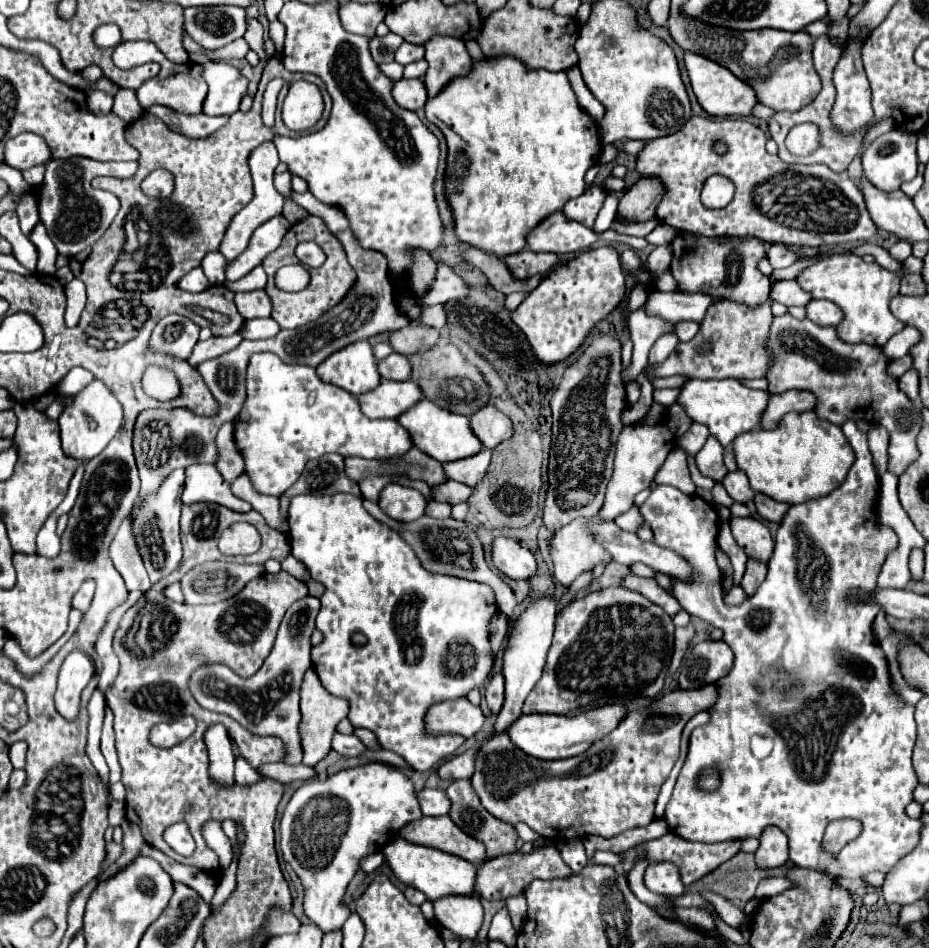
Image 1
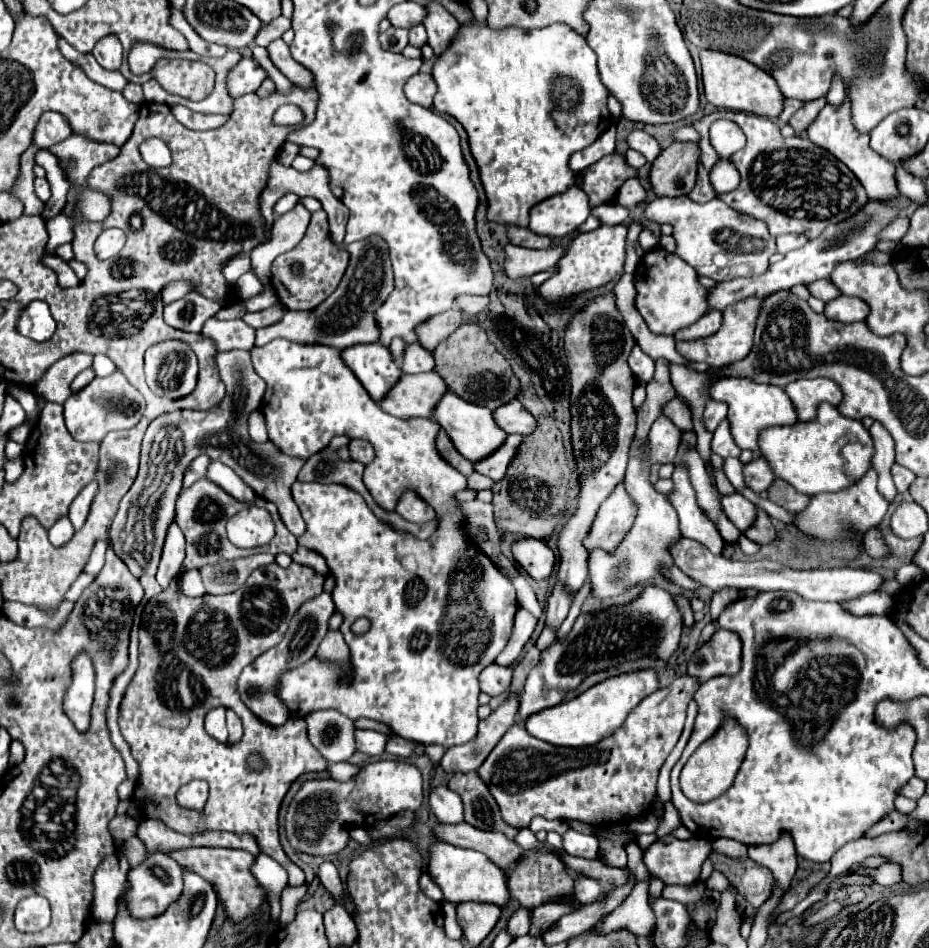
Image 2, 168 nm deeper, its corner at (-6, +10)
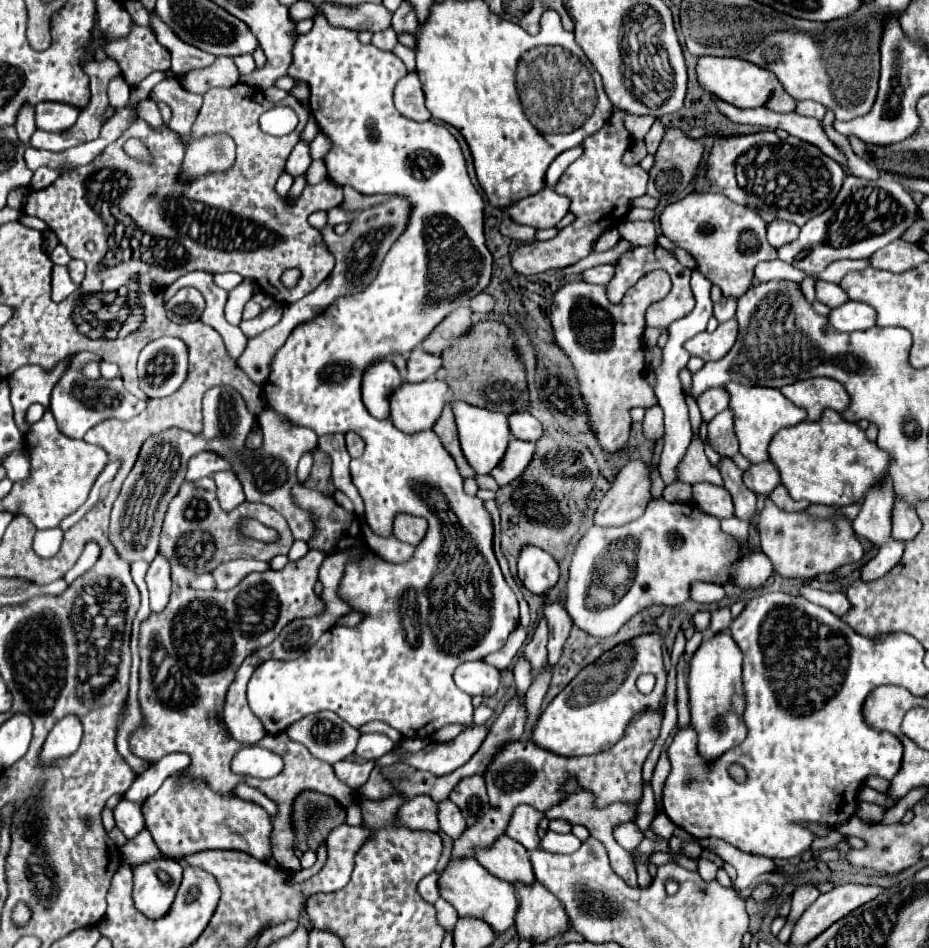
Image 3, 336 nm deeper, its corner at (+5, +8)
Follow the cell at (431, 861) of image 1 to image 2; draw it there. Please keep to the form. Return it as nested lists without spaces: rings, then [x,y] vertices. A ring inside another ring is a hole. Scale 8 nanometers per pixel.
[[[437,842],[431,846],[431,860],[429,860],[429,872],[435,884],[445,894],[445,900],[453,904],[461,902],[487,902],[497,904],[499,908],[505,908],[511,900],[509,888],[507,888],[507,872],[495,866],[485,854],[475,850],[465,850],[451,846],[447,842]]]

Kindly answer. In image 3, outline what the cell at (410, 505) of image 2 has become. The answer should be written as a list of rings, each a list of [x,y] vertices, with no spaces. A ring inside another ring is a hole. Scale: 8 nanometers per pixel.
[[[398,514],[394,518],[394,530],[392,534],[402,540],[402,542],[410,542],[410,544],[418,544],[424,534],[426,534],[426,520],[418,518],[418,516],[410,516],[410,514]]]

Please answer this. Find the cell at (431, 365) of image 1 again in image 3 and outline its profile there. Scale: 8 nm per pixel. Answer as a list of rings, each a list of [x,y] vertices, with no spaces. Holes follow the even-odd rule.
[[[478,320],[472,324],[472,330],[456,338],[456,342],[442,352],[442,368],[436,372],[436,378],[448,384],[454,398],[472,406],[512,414],[524,410],[528,404],[524,368],[514,354],[508,328],[498,322]]]

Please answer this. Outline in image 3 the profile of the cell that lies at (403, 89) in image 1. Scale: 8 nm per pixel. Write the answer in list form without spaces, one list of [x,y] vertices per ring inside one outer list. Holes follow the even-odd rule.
[[[416,72],[406,74],[394,90],[394,104],[398,108],[398,112],[410,120],[430,120],[430,112],[424,106],[424,92],[422,92],[422,84]]]

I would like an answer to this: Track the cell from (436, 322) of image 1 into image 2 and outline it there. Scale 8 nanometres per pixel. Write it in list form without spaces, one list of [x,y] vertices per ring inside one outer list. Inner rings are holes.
[[[459,296],[459,300],[457,300],[457,308],[463,308],[463,312],[467,316],[473,316],[473,314],[485,310],[487,304],[489,304],[487,296]]]

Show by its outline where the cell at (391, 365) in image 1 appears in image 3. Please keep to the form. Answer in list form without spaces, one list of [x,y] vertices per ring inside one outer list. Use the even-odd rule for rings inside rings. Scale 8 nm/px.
[[[420,346],[414,348],[406,362],[406,382],[424,382],[434,376],[434,372],[442,366],[440,356],[424,352]]]

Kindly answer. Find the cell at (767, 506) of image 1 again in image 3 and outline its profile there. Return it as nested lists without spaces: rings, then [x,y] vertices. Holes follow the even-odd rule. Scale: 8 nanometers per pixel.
[[[782,484],[776,486],[776,490],[772,490],[772,494],[768,494],[768,498],[770,498],[780,510],[786,510],[786,512],[800,512],[800,510],[804,510],[804,508],[810,506],[810,502],[804,502],[804,500],[796,502],[796,500],[792,500]]]

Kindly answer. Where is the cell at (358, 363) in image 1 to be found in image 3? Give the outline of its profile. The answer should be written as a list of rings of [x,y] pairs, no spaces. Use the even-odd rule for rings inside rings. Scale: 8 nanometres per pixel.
[[[388,358],[372,362],[362,378],[362,402],[374,418],[388,418],[388,398],[402,384],[400,372]]]

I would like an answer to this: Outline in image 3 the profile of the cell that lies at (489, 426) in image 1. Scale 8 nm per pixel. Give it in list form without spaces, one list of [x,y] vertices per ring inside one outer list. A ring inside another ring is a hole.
[[[516,412],[508,416],[508,424],[510,430],[516,438],[520,440],[528,440],[528,442],[536,442],[542,436],[542,424],[530,416],[528,412]]]

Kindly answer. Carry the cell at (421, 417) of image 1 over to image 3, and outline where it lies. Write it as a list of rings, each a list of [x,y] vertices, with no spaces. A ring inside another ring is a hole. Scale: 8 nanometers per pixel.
[[[450,400],[450,408],[454,414],[456,428],[458,428],[460,446],[462,446],[462,452],[464,452],[468,464],[476,470],[476,474],[488,474],[502,460],[506,446],[512,438],[510,430],[508,430],[508,418],[500,412],[476,408],[476,406],[470,406],[460,400]]]

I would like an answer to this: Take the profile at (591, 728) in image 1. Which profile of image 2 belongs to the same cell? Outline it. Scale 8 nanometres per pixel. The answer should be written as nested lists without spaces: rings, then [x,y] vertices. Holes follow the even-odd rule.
[[[635,670],[627,674],[619,674],[613,678],[607,678],[591,688],[587,688],[583,694],[561,702],[549,710],[537,712],[525,720],[525,728],[531,736],[551,742],[555,746],[593,746],[599,740],[611,736],[627,718],[627,714],[649,694],[659,690],[659,676],[655,670]]]

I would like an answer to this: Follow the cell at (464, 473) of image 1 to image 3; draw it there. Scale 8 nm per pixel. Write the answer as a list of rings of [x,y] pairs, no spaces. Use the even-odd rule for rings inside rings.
[[[512,438],[512,442],[508,444],[508,454],[504,454],[504,462],[500,462],[500,466],[496,466],[496,470],[492,470],[490,476],[500,486],[512,482],[514,478],[518,478],[524,472],[532,454],[534,454],[534,444],[532,442]]]

